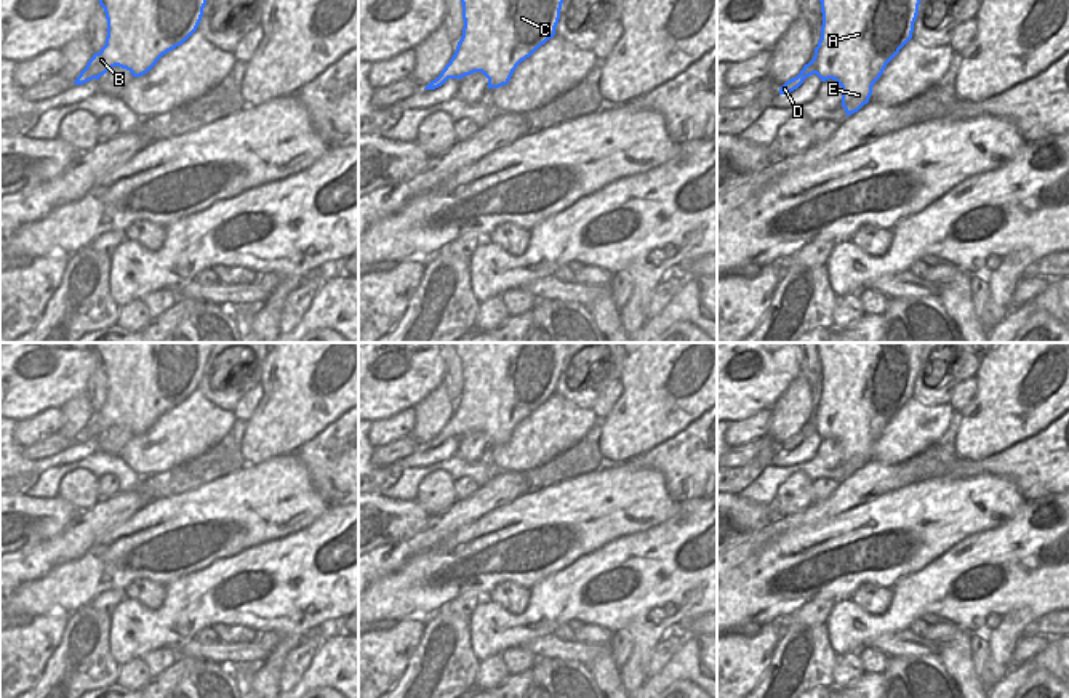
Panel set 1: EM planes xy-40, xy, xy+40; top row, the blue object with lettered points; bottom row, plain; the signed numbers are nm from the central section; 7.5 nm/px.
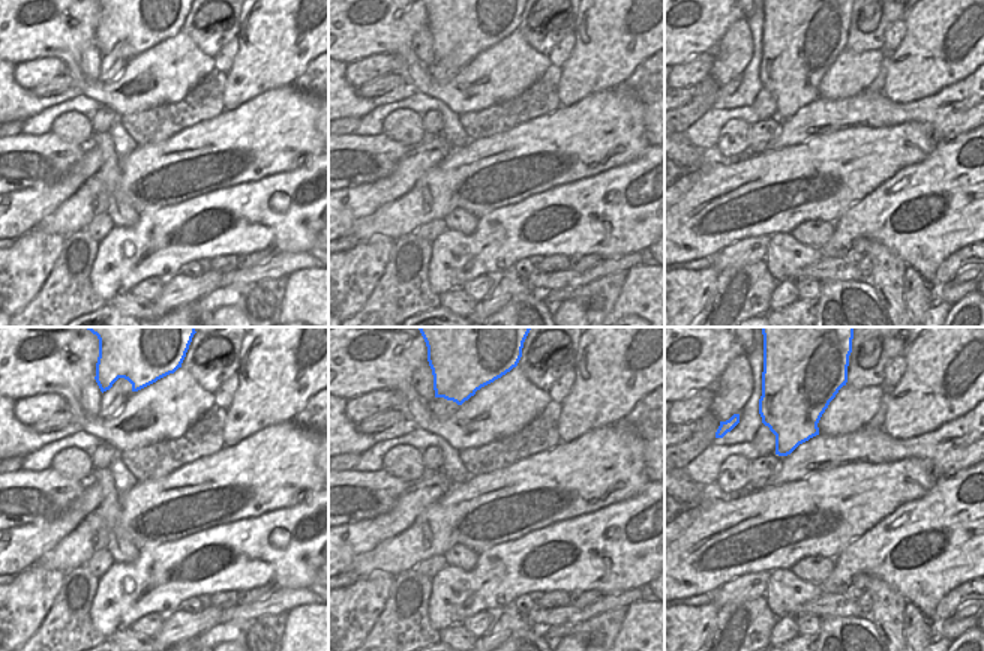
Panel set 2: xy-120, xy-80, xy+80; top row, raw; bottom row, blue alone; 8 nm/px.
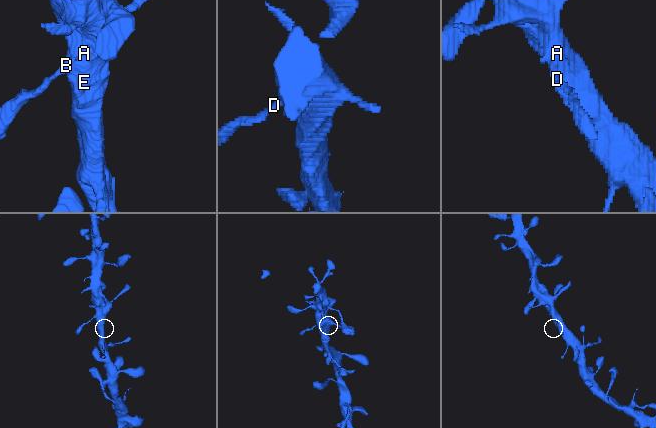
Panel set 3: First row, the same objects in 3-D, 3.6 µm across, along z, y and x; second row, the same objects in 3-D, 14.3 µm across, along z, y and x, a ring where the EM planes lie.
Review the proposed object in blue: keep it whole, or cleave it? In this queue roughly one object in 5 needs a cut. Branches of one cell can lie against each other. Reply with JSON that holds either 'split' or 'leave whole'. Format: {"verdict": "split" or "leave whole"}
{"verdict": "leave whole"}

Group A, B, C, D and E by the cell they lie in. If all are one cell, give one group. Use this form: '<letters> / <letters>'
A B C D E

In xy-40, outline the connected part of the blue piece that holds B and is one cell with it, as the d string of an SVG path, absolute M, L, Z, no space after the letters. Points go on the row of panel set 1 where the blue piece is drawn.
M99 0L107 19L106 45L94 53L75 85L99 80L118 66L133 77L182 45L198 27L206 0Z

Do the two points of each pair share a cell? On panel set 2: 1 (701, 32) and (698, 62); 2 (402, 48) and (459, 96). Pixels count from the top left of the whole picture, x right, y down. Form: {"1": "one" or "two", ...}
{"1": "two", "2": "one"}

